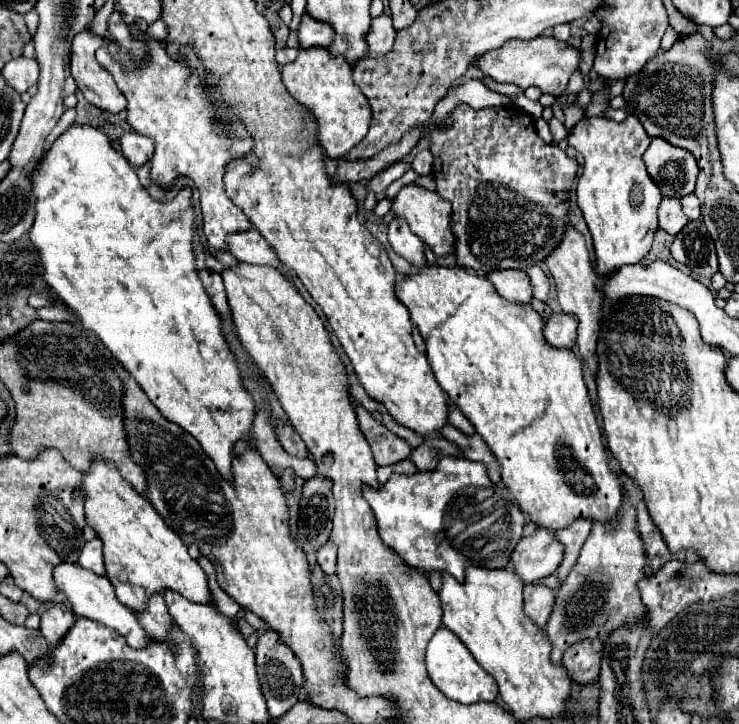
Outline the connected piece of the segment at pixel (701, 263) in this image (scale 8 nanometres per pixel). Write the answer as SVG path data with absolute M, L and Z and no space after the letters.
M700 219L688 221L686 229L682 229L682 233L674 237L670 253L694 275L712 277L718 271L718 257L714 251L714 243L706 231L706 225Z

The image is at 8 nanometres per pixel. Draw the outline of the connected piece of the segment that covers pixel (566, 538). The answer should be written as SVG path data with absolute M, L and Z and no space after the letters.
M580 519L580 521L572 523L570 527L560 529L560 533L556 535L564 547L564 557L562 557L562 563L558 565L558 571L556 571L556 575L558 575L558 587L556 589L560 589L562 583L566 581L566 577L570 575L570 571L572 571L572 567L580 555L580 549L590 535L590 529L592 529L590 521Z

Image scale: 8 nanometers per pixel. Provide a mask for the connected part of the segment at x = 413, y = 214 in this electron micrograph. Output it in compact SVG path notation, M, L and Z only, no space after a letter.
M404 185L400 189L400 193L394 197L392 201L392 213L398 219L404 219L410 227L410 231L414 231L430 249L436 257L444 257L448 253L452 253L454 249L454 235L450 231L450 201L438 197L438 193L432 193L420 185Z

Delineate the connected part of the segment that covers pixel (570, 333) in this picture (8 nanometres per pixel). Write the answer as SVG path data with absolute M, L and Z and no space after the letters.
M552 313L544 321L544 337L552 347L572 347L576 337L578 319L568 313Z

